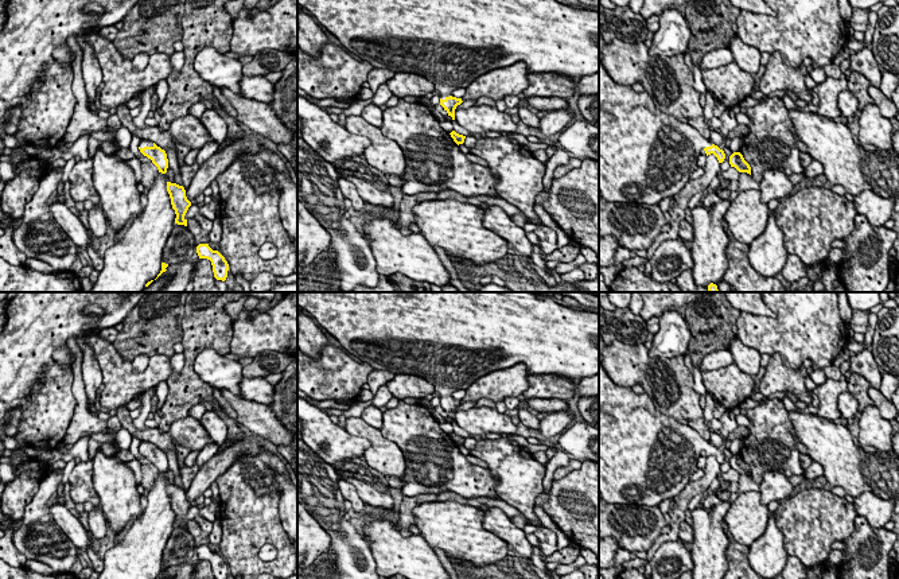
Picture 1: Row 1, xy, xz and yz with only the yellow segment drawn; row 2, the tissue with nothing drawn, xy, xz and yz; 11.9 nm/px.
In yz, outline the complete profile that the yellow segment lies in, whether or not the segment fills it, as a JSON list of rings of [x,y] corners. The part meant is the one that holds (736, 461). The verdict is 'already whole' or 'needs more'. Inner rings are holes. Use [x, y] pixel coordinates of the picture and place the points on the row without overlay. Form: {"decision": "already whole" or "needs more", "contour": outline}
{"decision": "already whole", "contour": [[[733,454],[729,458],[729,466],[731,466],[731,469],[735,469],[739,474],[747,474],[747,475],[751,477],[751,469],[744,462],[744,459],[743,459],[743,456],[740,454]]]}

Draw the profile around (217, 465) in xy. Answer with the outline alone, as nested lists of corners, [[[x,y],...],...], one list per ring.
[[[244,439],[211,456],[206,463],[203,463],[202,467],[199,467],[198,474],[192,479],[190,487],[186,490],[187,501],[194,505],[196,497],[202,496],[240,455],[257,455],[262,448],[262,444],[260,444],[257,440]]]

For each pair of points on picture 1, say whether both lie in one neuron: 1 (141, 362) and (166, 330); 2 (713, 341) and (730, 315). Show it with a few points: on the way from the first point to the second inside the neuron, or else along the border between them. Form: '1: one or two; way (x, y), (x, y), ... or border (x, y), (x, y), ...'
1: two; border (150, 357), (137, 354), (131, 360)
2: one; way (713, 334), (723, 322)

